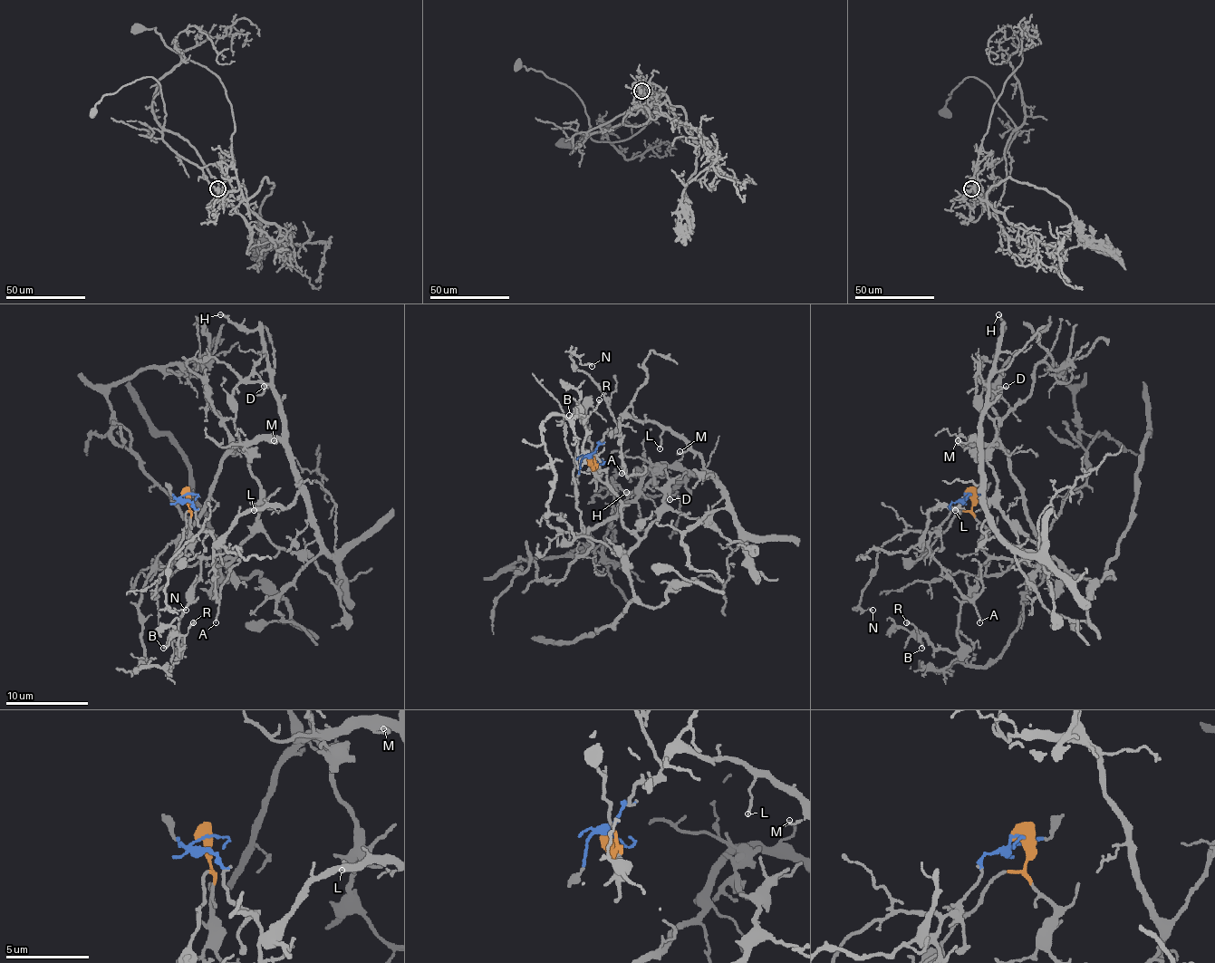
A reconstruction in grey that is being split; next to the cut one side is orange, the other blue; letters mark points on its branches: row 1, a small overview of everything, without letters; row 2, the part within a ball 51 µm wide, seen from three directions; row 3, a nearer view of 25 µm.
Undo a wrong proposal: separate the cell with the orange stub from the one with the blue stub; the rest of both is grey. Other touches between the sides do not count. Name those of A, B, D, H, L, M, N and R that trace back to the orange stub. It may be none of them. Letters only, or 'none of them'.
B, R

